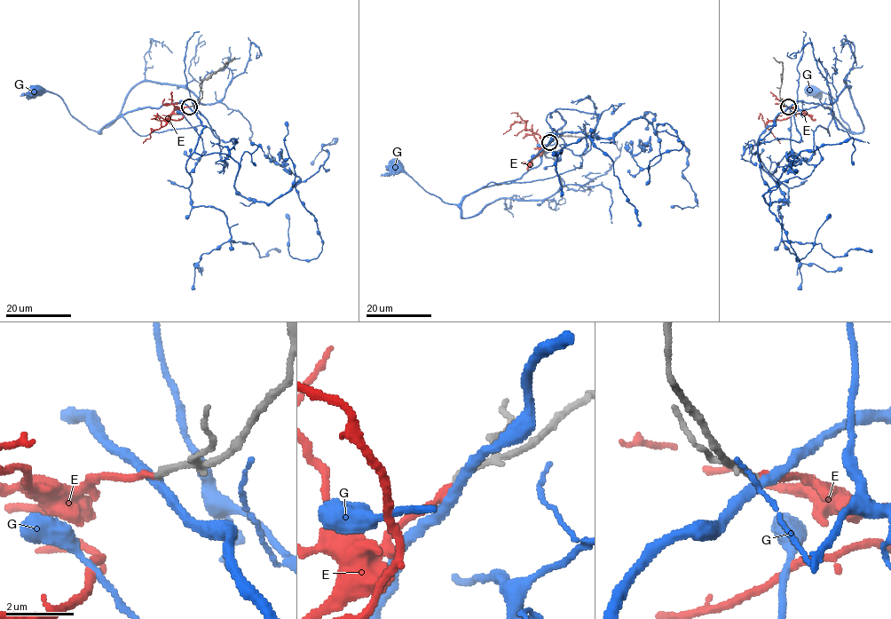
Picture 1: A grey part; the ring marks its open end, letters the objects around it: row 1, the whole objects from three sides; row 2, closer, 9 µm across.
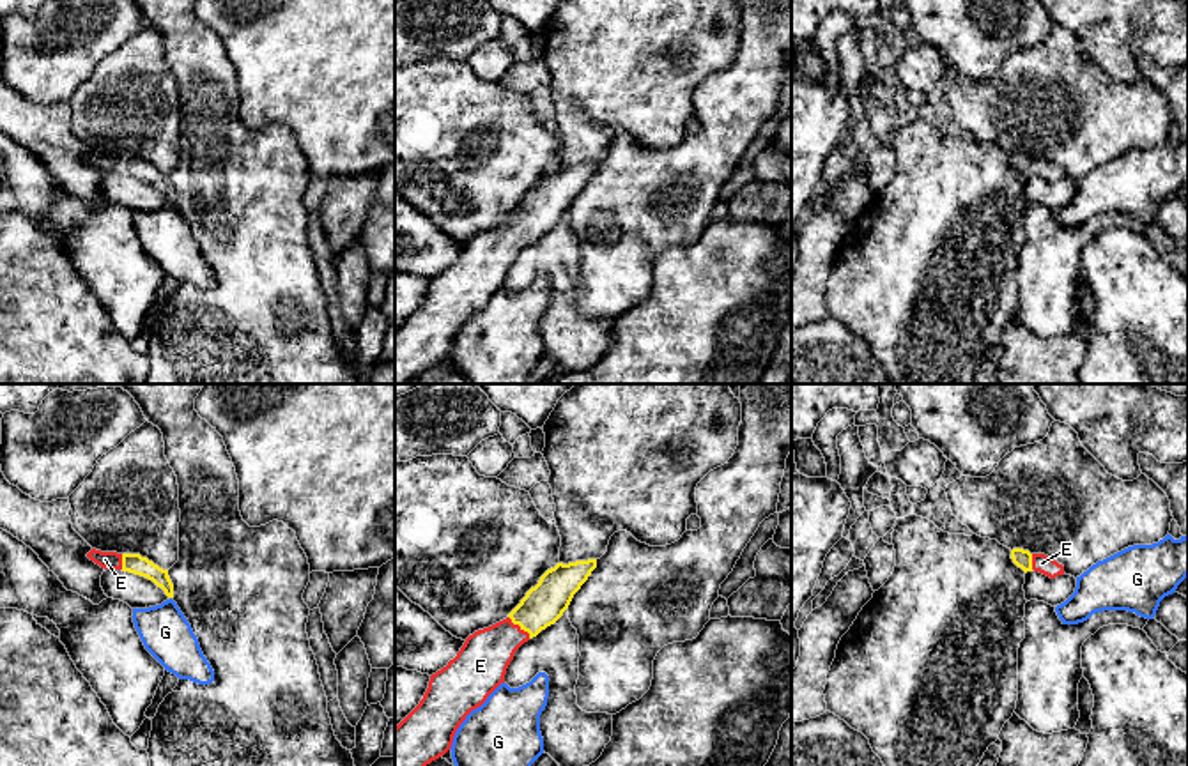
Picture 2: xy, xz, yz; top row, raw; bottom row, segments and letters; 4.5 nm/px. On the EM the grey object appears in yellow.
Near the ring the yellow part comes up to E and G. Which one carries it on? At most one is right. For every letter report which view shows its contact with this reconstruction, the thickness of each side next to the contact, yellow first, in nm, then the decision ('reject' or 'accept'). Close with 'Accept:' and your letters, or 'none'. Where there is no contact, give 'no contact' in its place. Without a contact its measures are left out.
E: xz | 190/240 nm | accept
G: no contact | reject
Accept: E

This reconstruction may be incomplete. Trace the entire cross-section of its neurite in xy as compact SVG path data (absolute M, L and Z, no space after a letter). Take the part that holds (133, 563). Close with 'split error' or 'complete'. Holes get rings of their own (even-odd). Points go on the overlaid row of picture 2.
M92 548L87 557L104 570L122 570L145 577L161 587L168 598L174 598L174 584L168 577L168 570L159 568L140 554L117 554Z; split error

